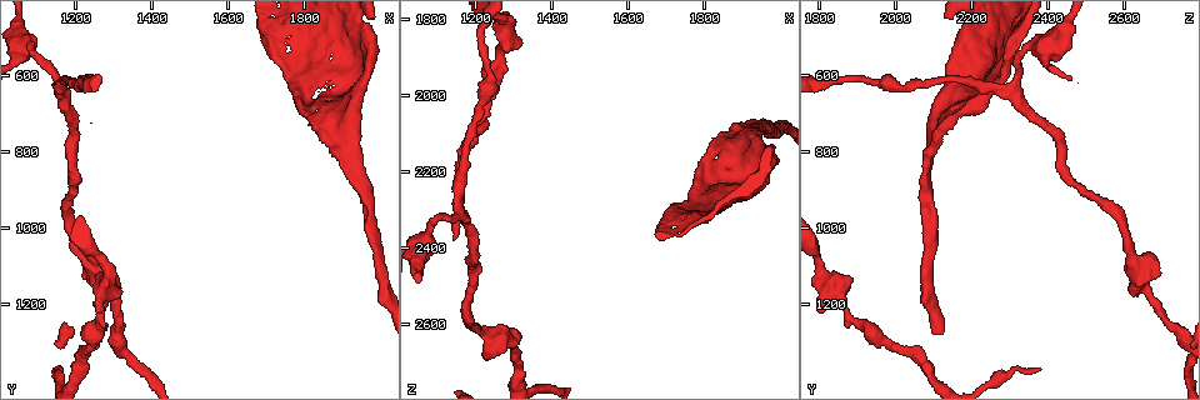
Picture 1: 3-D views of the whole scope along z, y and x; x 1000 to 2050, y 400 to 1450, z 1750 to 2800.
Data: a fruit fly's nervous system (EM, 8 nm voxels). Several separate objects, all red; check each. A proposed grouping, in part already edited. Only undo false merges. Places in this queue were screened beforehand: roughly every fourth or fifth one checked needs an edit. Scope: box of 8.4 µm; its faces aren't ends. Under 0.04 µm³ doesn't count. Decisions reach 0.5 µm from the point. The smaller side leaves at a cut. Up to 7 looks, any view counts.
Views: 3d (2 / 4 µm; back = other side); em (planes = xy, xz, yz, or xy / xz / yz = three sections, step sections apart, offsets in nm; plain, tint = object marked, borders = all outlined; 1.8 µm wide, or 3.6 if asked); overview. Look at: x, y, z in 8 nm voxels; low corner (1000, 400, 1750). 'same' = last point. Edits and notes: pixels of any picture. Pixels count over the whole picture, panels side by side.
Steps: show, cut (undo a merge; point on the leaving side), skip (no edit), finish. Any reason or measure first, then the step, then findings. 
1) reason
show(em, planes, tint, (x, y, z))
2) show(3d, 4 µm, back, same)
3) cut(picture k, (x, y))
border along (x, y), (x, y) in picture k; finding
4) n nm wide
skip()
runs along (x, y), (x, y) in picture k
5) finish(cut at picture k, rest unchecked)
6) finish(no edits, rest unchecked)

show(em, xy, step 4, tint, (1220, 615, 1870))

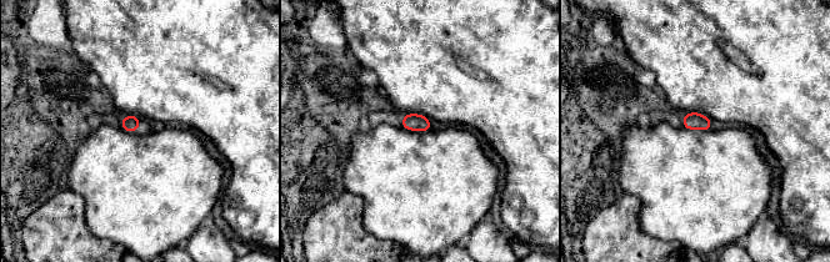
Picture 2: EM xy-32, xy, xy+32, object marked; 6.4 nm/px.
show(em, planes, tint, same)

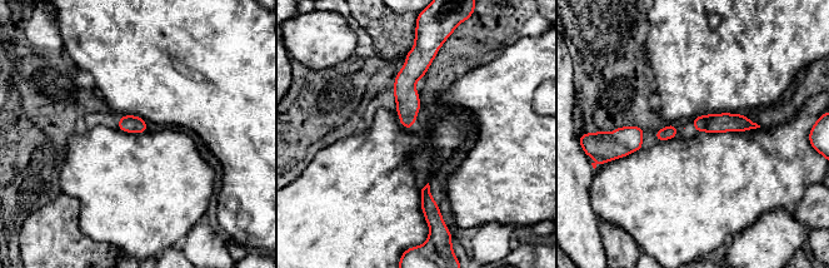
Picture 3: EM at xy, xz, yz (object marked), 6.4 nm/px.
skip()
all the same cell

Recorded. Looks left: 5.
touches itself
show(3d, 4 µm, back, (1820, 685, 2220))

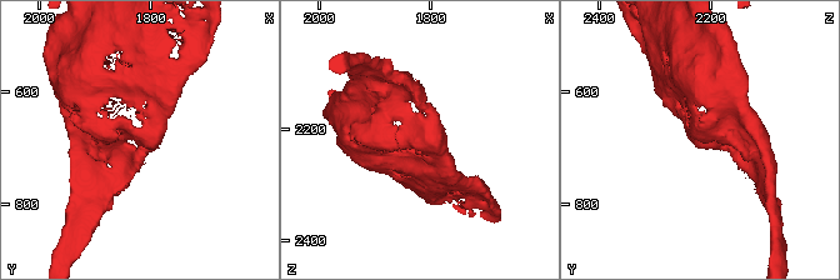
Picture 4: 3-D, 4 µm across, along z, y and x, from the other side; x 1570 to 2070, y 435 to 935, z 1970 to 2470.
show(em, 3.6 µm, planes, tint, (1810, 685, 2215))

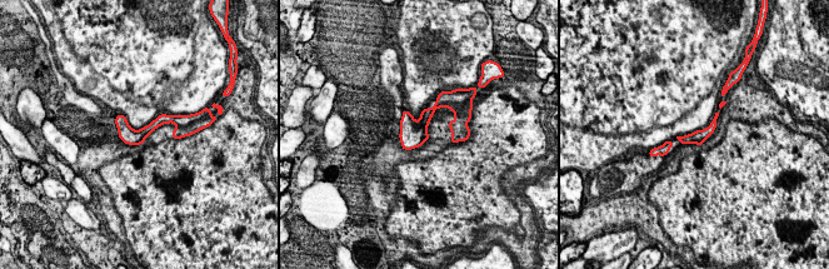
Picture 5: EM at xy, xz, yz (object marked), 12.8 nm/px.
skip()
runs along (119, 119), (131, 133), (171, 120), (175, 134) in picture 5; one cell here

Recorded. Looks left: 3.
touches itself
show(em, planes, tint, (1720, 470, 2325))

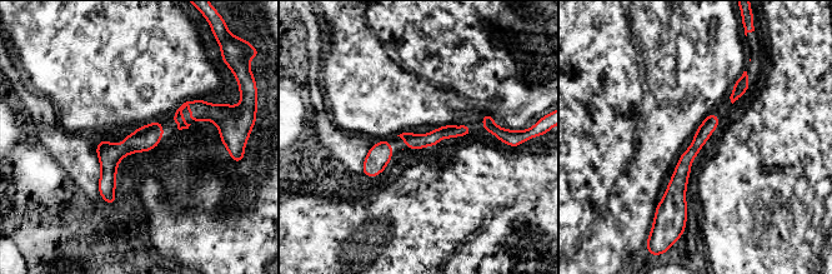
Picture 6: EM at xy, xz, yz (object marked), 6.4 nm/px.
skip()
all the same cell

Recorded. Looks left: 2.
finish(no edits, rest unchecked)

